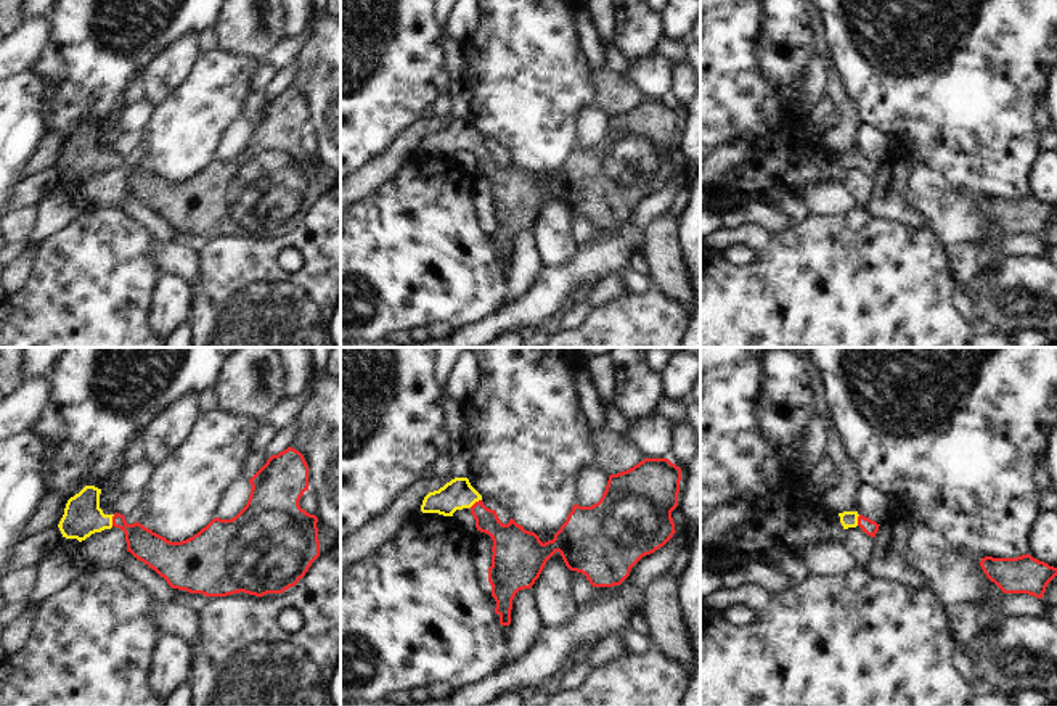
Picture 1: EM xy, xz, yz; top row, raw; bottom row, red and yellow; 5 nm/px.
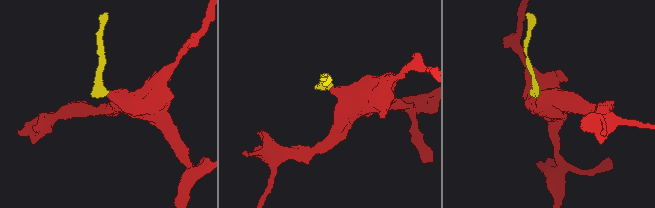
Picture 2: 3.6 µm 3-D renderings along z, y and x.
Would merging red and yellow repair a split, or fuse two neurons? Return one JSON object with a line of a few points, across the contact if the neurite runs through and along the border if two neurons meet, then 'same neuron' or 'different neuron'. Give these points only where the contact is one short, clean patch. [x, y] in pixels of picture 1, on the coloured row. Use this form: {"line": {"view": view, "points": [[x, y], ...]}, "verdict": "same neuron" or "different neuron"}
{"line": {"view": "xz", "points": [[510, 539], [481, 513], [476, 502], [458, 494]]}, "verdict": "same neuron"}

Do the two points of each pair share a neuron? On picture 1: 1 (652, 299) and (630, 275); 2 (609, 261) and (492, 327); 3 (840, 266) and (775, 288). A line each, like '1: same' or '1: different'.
1: different
2: same
3: same

